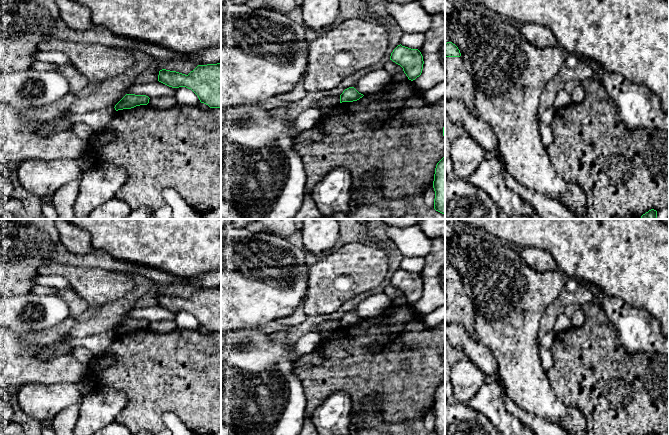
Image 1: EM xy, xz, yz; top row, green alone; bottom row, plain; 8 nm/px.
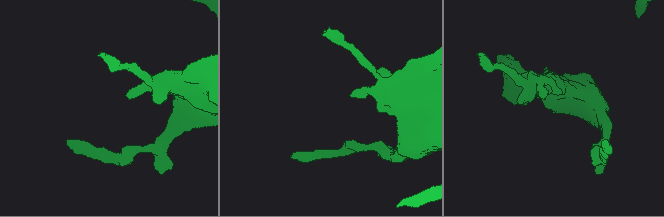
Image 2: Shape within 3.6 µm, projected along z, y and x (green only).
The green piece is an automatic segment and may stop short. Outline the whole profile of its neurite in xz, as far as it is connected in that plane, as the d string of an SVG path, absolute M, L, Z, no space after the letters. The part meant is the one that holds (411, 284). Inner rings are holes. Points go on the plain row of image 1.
M400 268L391 277L390 284L400 289L411 305L422 297L424 285L418 273L411 273Z

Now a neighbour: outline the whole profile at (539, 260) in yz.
M526 247L520 251L524 262L538 272L554 271L558 269L552 254L536 247Z

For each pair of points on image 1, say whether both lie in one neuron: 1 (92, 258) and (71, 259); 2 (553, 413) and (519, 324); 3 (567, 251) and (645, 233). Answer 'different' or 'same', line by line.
1: same
2: same
3: same

